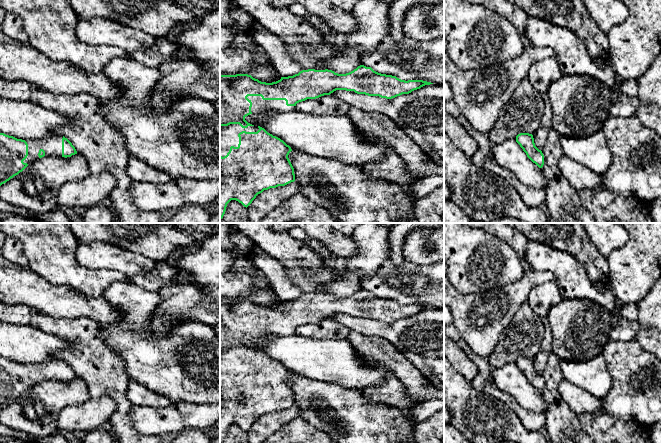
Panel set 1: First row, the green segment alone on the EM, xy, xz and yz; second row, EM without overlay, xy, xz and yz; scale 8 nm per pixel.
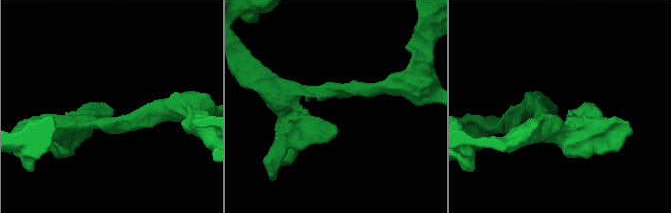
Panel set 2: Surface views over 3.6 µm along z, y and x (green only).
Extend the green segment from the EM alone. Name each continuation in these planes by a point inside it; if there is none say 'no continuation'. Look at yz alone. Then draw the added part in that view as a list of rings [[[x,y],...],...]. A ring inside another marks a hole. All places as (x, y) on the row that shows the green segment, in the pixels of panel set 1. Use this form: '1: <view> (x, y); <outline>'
no continuation

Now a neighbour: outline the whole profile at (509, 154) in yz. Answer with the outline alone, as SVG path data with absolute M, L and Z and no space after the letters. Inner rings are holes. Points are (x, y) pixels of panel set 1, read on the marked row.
M516 139L491 144L489 156L497 164L511 171L522 184L535 189L547 187L548 182L541 168L527 157Z

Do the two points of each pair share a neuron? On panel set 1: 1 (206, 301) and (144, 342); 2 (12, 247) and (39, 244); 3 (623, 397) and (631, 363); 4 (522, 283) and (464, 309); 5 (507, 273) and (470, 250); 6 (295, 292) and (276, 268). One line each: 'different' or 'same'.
1: different
2: different
3: same
4: same
5: same
6: same

